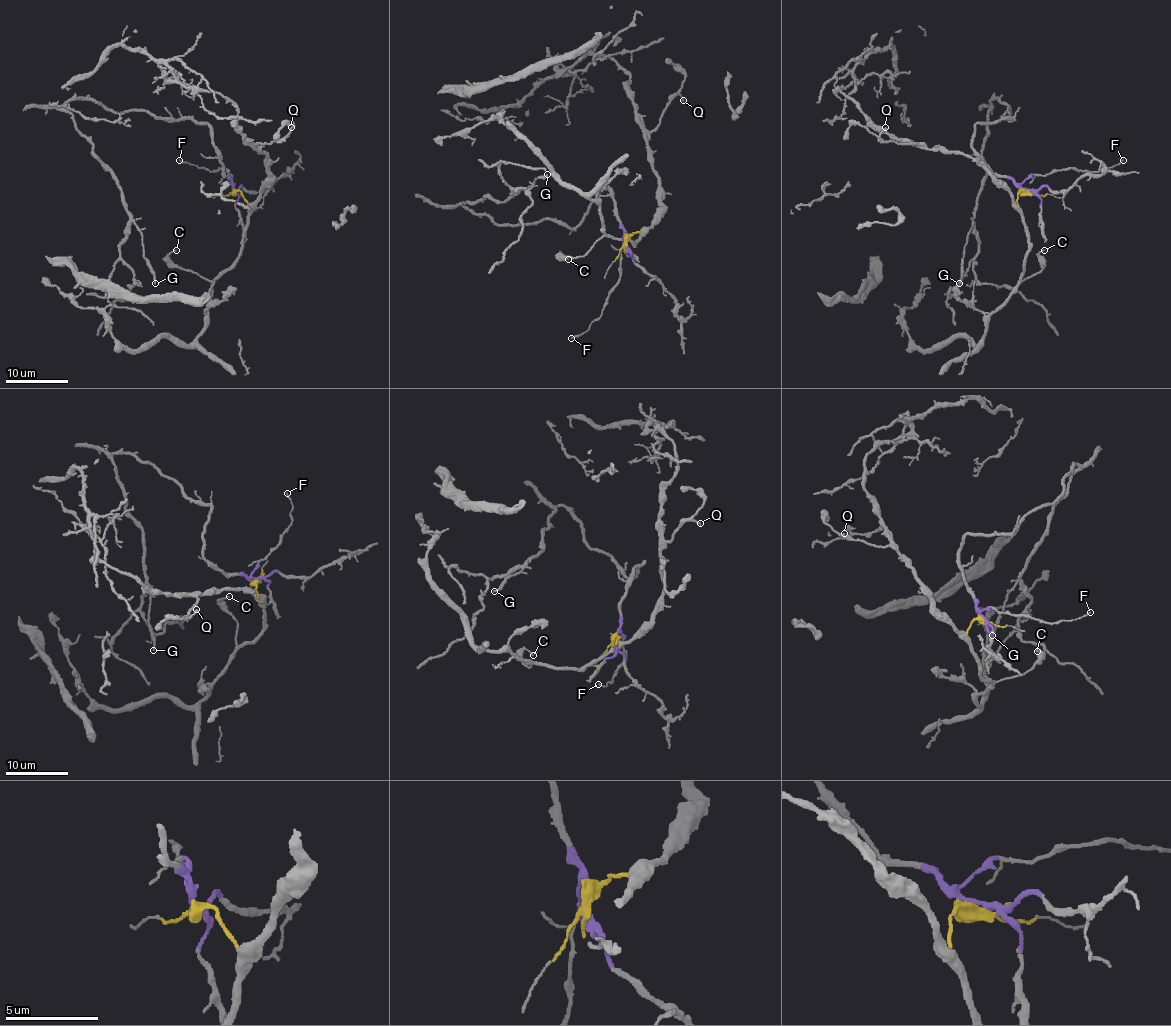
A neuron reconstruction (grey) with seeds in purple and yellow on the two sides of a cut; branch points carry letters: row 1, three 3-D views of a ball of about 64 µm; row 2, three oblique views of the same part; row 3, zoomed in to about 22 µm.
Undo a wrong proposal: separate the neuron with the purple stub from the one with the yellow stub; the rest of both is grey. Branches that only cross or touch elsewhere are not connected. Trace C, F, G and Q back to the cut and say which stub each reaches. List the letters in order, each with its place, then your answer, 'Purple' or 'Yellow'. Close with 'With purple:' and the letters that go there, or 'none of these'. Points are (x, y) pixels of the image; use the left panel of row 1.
C: Place: (176, 250). Yellow
F: Place: (179, 160). Purple
G: Place: (155, 283). Purple
Q: Place: (291, 127). Yellow
With purple: F, G

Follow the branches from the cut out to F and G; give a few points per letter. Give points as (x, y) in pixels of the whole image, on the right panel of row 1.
F: (1027, 190), (1020, 185), (1033, 174), (1046, 176), (1052, 171), (1075, 168), (1080, 171), (1100, 171), (1122, 160)
G: (1027, 190), (972, 147), (977, 124), (1013, 119), (992, 99), (959, 284)

